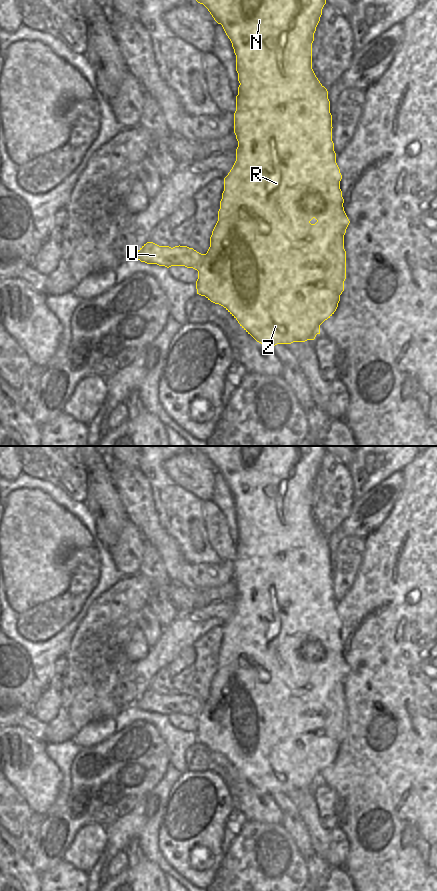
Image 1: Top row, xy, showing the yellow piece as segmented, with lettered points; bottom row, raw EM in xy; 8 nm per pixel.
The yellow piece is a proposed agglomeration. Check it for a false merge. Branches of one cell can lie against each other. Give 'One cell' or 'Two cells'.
Two cells.

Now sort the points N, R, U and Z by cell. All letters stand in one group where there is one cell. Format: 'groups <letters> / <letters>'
groups N R Z / U

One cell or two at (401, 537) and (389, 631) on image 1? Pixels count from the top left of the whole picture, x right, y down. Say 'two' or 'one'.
one

